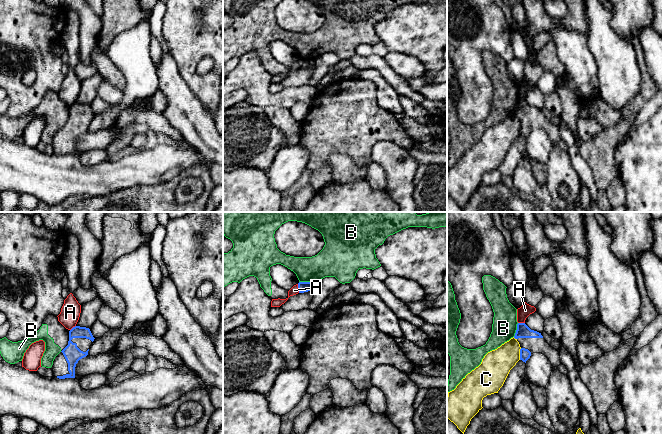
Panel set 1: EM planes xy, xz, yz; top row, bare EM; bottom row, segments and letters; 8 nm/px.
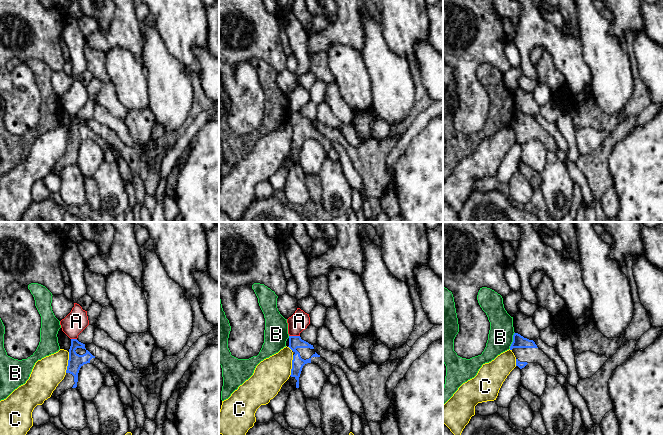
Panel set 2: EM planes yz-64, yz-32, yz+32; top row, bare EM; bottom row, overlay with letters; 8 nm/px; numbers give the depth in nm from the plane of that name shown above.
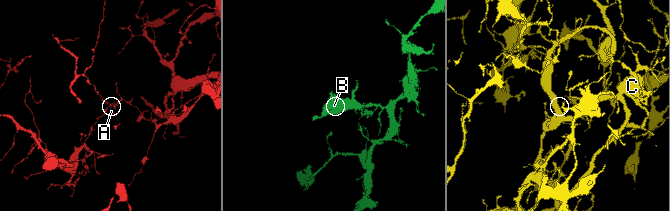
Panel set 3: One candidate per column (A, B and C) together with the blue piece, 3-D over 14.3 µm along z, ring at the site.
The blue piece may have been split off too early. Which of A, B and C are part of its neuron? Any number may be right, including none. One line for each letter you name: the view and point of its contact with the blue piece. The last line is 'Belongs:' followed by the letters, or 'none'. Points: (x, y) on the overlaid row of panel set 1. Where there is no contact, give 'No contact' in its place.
Belongs: none

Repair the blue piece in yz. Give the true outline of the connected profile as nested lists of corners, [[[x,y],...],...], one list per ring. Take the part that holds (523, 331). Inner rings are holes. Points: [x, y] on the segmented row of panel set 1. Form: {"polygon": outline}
{"polygon": [[[518,323],[514,338],[520,344],[520,360],[526,363],[533,353],[544,354],[553,367],[561,364],[559,352],[551,347],[541,333],[531,330],[525,323]]]}

